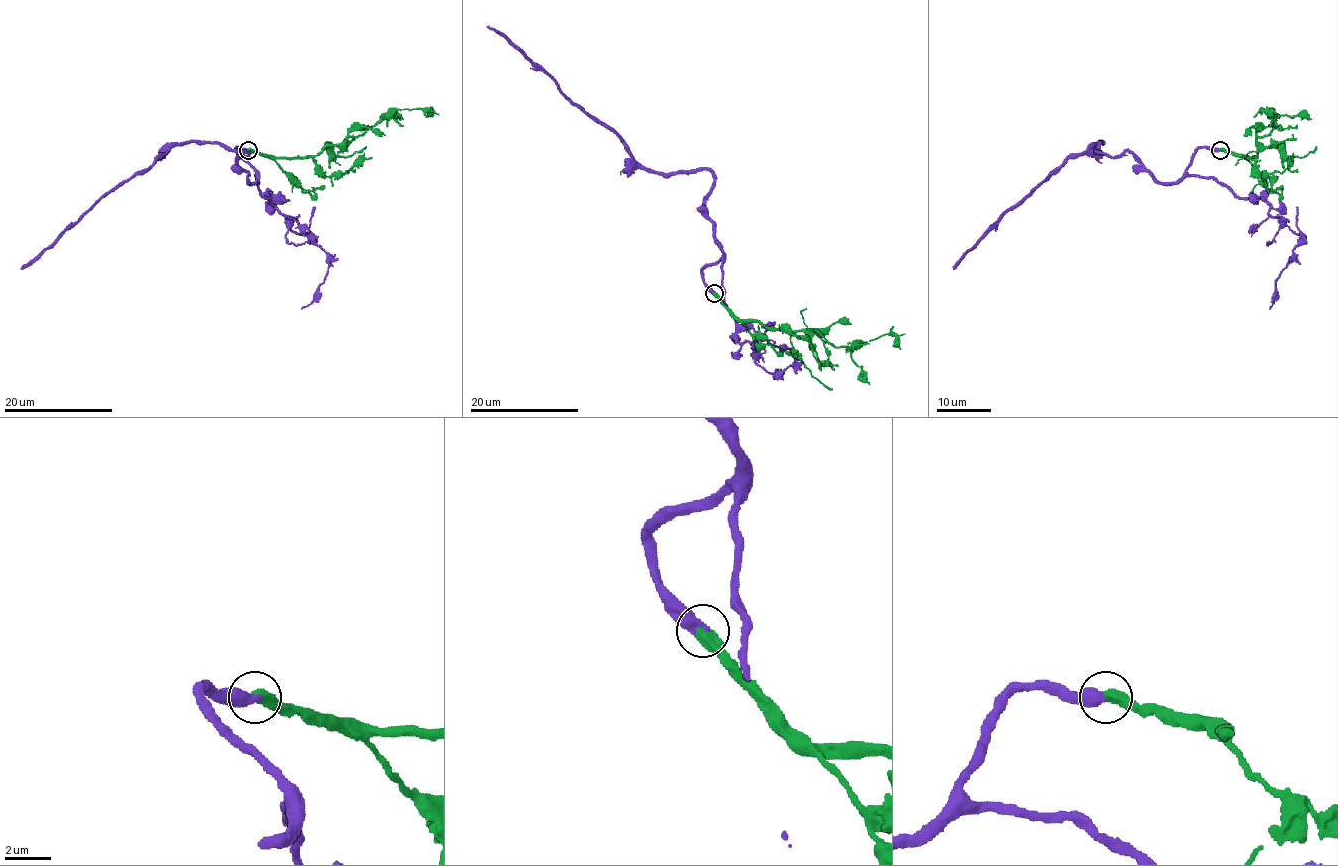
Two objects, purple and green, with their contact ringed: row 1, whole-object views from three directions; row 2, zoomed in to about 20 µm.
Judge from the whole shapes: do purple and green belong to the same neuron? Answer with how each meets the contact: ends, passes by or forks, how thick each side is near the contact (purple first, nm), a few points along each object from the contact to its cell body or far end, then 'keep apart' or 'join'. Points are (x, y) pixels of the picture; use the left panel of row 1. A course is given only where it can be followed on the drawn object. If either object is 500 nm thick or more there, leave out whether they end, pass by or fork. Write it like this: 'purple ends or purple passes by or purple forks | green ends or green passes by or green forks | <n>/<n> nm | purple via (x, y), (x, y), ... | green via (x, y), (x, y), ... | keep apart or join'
500/550 nm | purple via (248, 149), (236, 148), (254, 182), (238, 164), (242, 151), (175, 142), (21, 268) | green via (248, 149), (274, 157), (316, 156), (327, 145), (358, 137), (397, 110), (430, 109), (434, 113) | join

